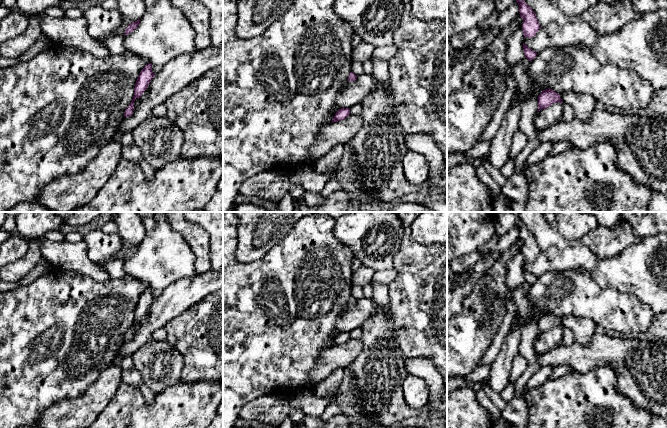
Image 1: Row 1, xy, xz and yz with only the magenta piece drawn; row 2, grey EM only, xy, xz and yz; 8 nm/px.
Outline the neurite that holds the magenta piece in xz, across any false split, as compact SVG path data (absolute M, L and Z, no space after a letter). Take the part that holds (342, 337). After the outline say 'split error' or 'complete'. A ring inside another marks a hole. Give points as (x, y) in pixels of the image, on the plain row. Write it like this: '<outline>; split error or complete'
M341 332L335 337L335 339L332 343L332 347L341 345L349 339L350 339L350 333L349 332Z; complete

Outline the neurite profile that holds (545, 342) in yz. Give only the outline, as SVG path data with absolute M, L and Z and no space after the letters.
M553 327L546 333L536 336L533 342L537 354L544 354L563 343L562 327Z

